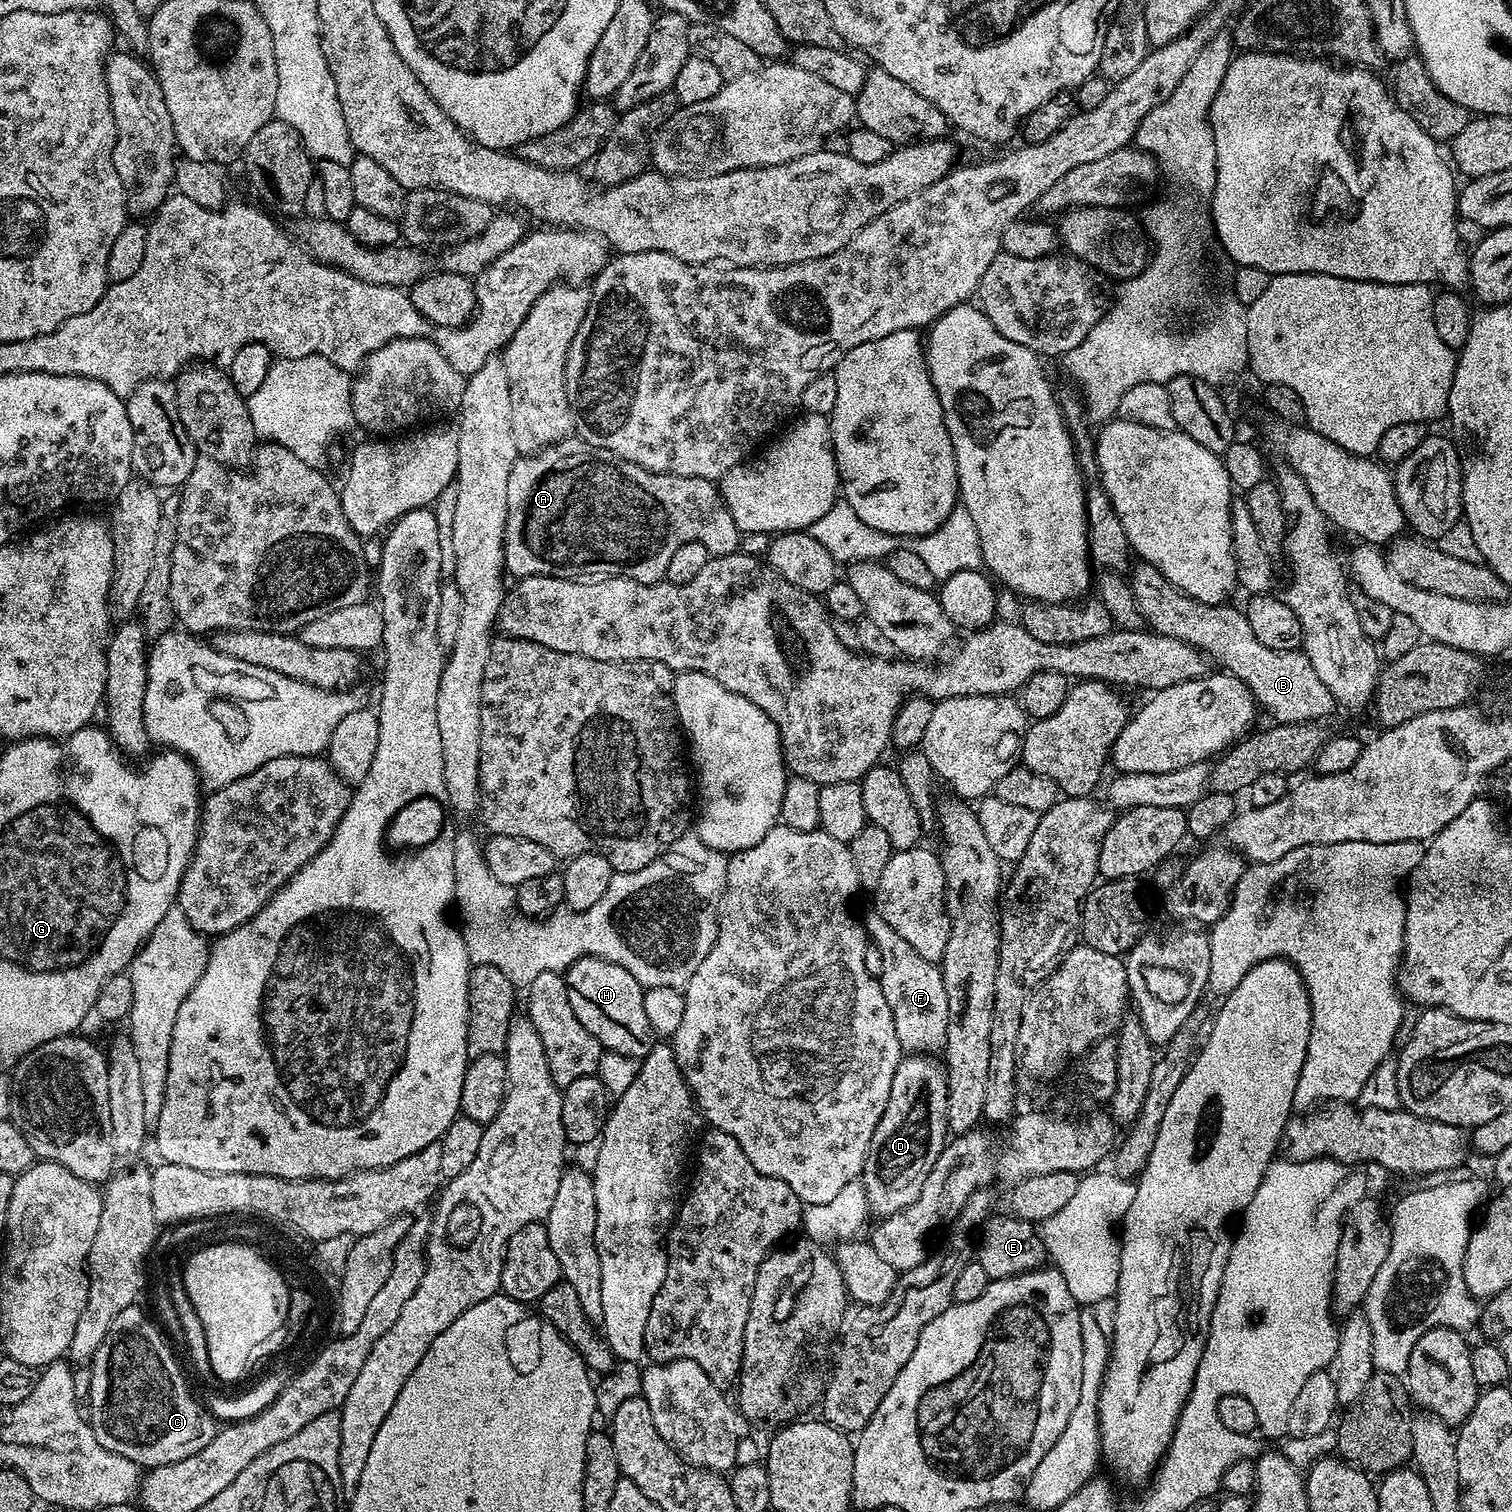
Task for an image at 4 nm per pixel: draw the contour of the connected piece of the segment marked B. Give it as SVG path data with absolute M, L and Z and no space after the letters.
M1140 562L1131 569L1130 583L1132 586L1132 598L1136 602L1136 609L1143 614L1145 625L1159 636L1178 638L1198 651L1204 653L1213 665L1219 666L1229 676L1237 676L1239 680L1246 682L1248 689L1256 695L1256 703L1273 716L1276 724L1307 724L1320 722L1332 711L1337 711L1336 699L1326 688L1322 678L1318 678L1317 671L1310 664L1310 658L1303 650L1270 650L1270 646L1262 646L1254 630L1250 630L1250 622L1243 611L1236 608L1228 608L1227 603L1203 604L1186 593L1180 592L1168 581L1154 566Z

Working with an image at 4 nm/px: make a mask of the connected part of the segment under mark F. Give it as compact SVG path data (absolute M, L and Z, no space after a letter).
M868 910L865 916L862 916L865 933L869 941L878 946L882 953L882 974L878 977L882 994L886 994L886 1002L890 1006L890 1014L894 1014L894 1030L898 1030L898 1042L901 1049L908 1054L940 1054L943 1053L944 1043L946 1042L946 1026L948 1025L948 1007L946 1006L946 986L944 985L944 976L937 965L931 964L906 938L901 938L878 914L875 910Z

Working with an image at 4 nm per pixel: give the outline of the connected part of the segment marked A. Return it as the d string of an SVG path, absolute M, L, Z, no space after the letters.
M565 438L565 439L563 439L563 440L560 440L560 441L558 441L558 443L556 443L556 444L552 444L552 445L550 445L550 447L548 447L548 448L543 448L543 449L542 449L542 451L540 451L540 452L533 452L533 453L531 453L531 454L524 454L524 455L521 455L521 456L520 456L520 457L519 457L519 459L517 459L517 461L516 461L516 465L515 465L515 466L514 466L514 467L512 467L512 469L511 469L511 470L510 470L510 478L509 478L509 479L508 479L508 481L507 481L507 482L506 482L506 534L505 534L505 535L504 535L504 567L505 567L505 569L506 569L506 572L507 572L507 575L508 575L508 576L509 576L509 577L512 577L512 578L523 578L523 577L525 577L525 576L557 576L557 577L558 577L558 578L566 578L566 579L567 579L567 580L571 580L571 579L573 579L573 577L575 577L575 576L576 576L576 575L577 575L577 574L584 574L584 573L580 573L580 572L592 572L592 573L588 573L588 574L591 574L591 575L592 575L592 576L593 576L593 577L596 577L596 578L603 578L603 577L605 577L605 576L625 576L625 577L626 577L626 578L630 578L630 579L631 579L631 580L633 580L633 581L634 581L634 582L638 582L638 583L639 583L639 584L658 584L658 583L661 583L661 581L663 581L663 580L664 580L664 579L665 579L665 577L666 577L666 566L670 566L670 558L671 558L671 556L673 556L673 555L674 555L674 550L678 550L678 546L686 546L686 542L702 542L702 546L706 546L706 550L707 550L707 551L708 551L708 555L709 555L709 557L714 557L714 556L728 556L728 555L729 555L729 554L730 554L730 553L731 553L731 552L734 552L734 551L737 551L737 549L739 549L739 548L740 548L740 547L741 547L741 544L742 544L742 533L741 533L741 530L740 530L740 528L739 528L739 527L738 527L738 525L737 525L737 524L736 524L736 523L735 523L735 522L734 522L734 518L730 518L730 510L729 510L729 509L728 509L728 507L727 507L727 506L726 506L726 502L725 502L725 501L724 501L724 500L723 500L723 498L721 498L721 497L720 497L720 489L719 489L719 487L717 487L717 485L716 485L716 484L715 484L715 483L713 483L713 481L710 481L710 480L707 480L707 479L706 479L706 478L686 478L686 477L685 477L685 476L672 476L672 475L670 475L670 474L669 474L669 473L668 473L668 472L651 472L651 471L650 471L650 470L646 470L646 469L645 469L645 468L643 468L643 467L642 467L642 466L638 466L638 465L637 465L637 464L635 464L635 463L634 463L634 462L626 462L626 458L618 458L618 454L610 454L610 450L602 450L602 449L601 449L601 448L599 448L599 447L598 447L598 446L590 446L590 442L586 442L586 441L585 441L585 440L582 440L582 439L579 439L579 438Z

